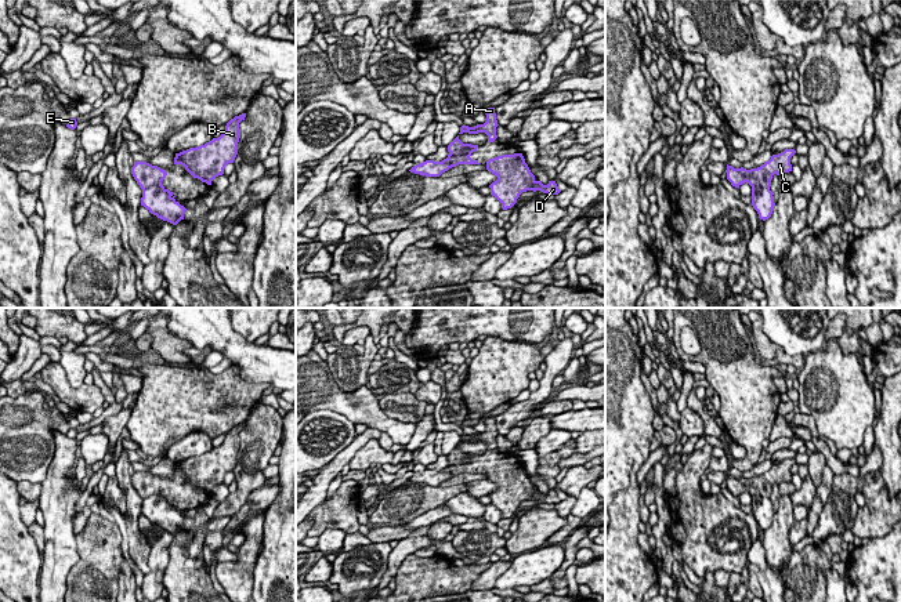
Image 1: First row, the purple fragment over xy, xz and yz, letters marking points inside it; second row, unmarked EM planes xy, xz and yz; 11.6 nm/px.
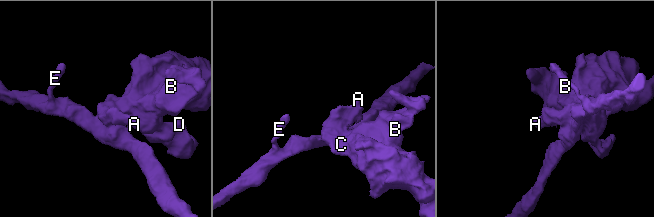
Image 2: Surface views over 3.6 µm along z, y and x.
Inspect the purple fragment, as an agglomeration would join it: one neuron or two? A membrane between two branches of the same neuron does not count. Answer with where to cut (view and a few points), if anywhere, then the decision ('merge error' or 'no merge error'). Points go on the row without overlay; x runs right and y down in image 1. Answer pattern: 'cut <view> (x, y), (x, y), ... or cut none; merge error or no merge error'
cut xy (143, 499), (162, 496), (170, 506); merge error

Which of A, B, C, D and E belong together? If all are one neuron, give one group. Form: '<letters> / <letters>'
A B C D / E

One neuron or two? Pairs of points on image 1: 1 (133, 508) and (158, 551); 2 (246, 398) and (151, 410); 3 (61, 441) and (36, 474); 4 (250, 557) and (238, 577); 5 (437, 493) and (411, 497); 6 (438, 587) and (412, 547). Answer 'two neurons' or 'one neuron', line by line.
1: two neurons
2: one neuron
3: two neurons
4: one neuron
5: one neuron
6: two neurons

